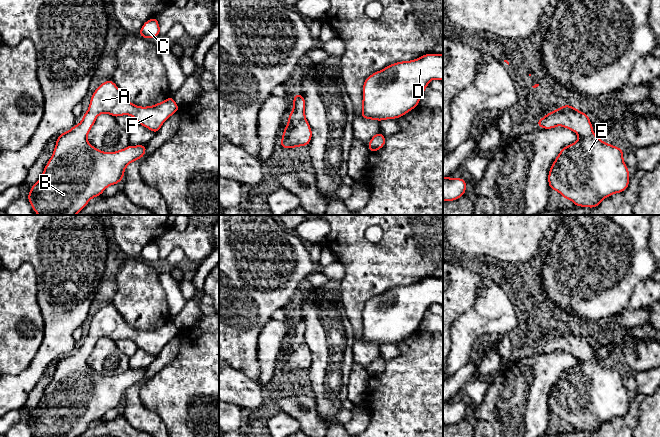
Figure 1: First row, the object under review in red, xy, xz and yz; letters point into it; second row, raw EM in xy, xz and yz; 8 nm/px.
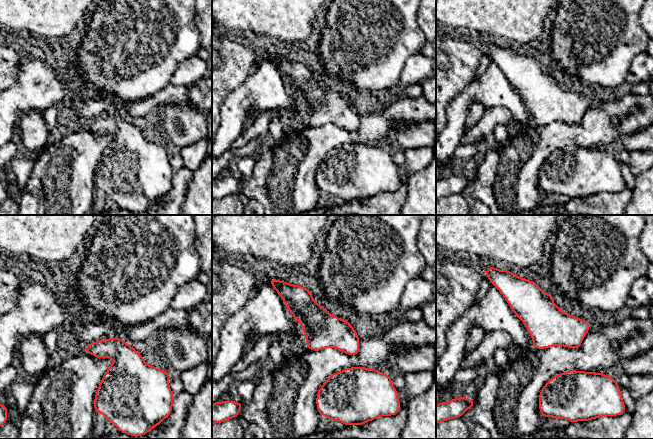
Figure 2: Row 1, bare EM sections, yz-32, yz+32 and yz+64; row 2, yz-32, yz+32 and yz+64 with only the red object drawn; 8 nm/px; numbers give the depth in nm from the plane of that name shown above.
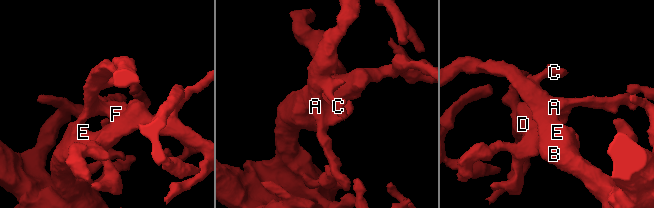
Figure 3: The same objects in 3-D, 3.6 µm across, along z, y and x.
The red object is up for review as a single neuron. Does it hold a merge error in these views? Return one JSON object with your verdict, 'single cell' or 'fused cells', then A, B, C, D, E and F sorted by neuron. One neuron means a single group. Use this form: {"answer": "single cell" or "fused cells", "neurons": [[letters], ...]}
{"answer": "single cell", "neurons": [["A", "B", "C", "D", "E", "F"]]}

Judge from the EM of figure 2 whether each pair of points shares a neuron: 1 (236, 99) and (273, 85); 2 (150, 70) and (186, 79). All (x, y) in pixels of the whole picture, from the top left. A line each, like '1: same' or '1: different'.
1: same
2: different

